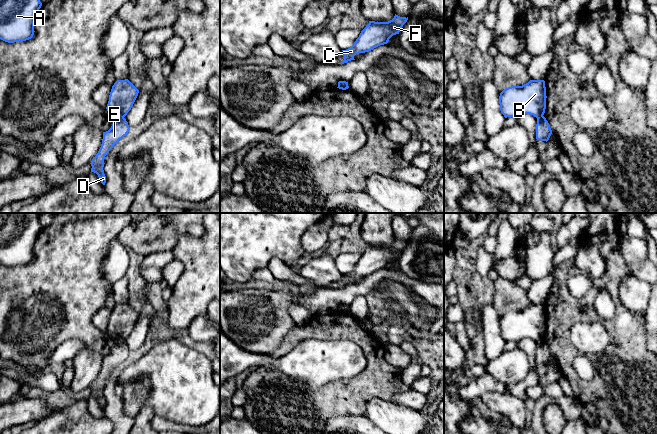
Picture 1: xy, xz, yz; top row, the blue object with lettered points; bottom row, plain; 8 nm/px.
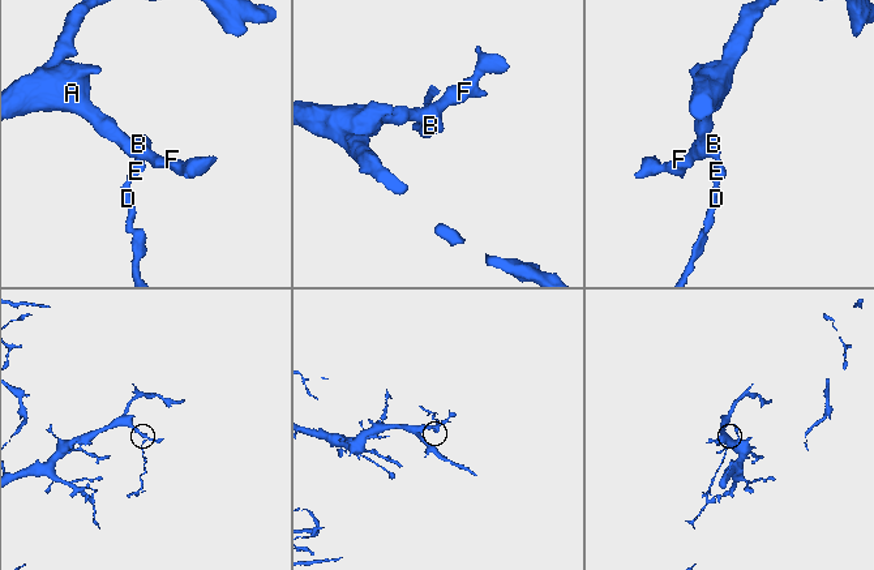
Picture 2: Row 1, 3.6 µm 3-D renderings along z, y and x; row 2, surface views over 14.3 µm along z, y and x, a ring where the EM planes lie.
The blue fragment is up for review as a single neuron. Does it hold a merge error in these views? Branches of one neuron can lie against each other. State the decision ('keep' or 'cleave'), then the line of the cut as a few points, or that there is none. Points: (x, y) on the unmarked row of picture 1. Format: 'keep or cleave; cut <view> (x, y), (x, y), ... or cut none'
cleave; cut xy (123, 340), (115, 343)

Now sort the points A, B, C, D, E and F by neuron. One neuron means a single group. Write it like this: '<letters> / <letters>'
A B C F / D E

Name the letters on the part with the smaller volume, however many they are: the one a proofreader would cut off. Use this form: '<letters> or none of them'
D, E

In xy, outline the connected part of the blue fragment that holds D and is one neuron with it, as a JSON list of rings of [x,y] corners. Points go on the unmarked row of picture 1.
[[[121,341],[114,344],[111,352],[108,355],[103,356],[101,371],[90,387],[92,390],[91,396],[98,399],[103,409],[106,407],[106,400],[103,394],[105,380],[113,372],[113,370],[119,366],[120,363],[127,359],[129,354],[130,351],[128,346],[124,341]]]

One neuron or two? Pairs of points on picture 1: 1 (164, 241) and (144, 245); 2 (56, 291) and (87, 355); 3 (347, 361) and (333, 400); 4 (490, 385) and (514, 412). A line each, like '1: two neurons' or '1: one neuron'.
1: one neuron
2: two neurons
3: two neurons
4: two neurons

